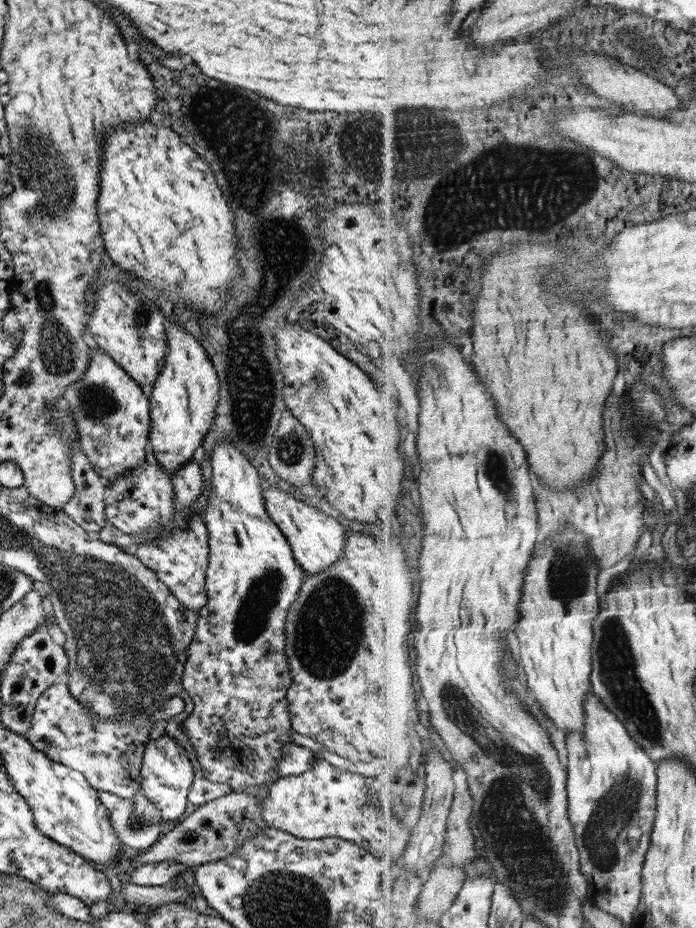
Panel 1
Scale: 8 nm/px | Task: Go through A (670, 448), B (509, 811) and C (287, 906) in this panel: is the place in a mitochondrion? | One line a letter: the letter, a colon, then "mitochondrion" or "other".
A: other
B: mitochondrion
C: mitochondrion

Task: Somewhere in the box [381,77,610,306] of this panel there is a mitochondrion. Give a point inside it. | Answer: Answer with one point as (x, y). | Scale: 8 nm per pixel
(413, 131)

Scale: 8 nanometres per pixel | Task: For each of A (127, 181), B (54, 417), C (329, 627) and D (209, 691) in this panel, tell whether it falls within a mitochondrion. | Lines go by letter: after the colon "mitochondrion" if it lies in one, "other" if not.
A: other
B: mitochondrion
C: mitochondrion
D: other

